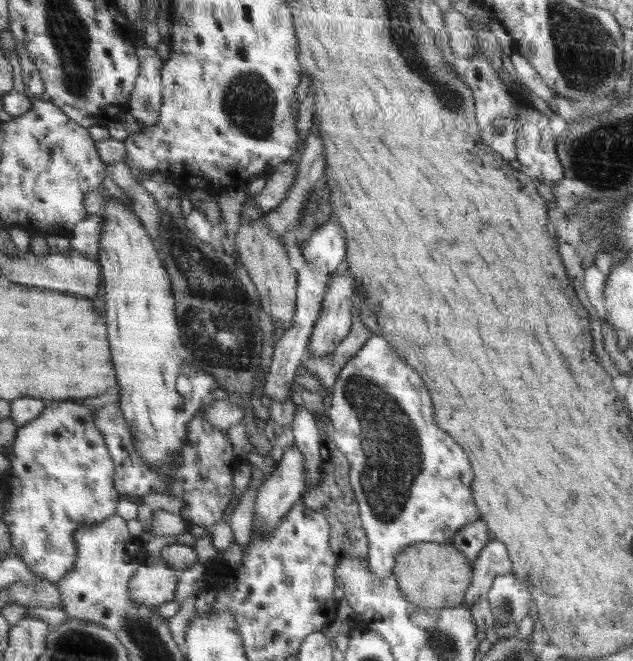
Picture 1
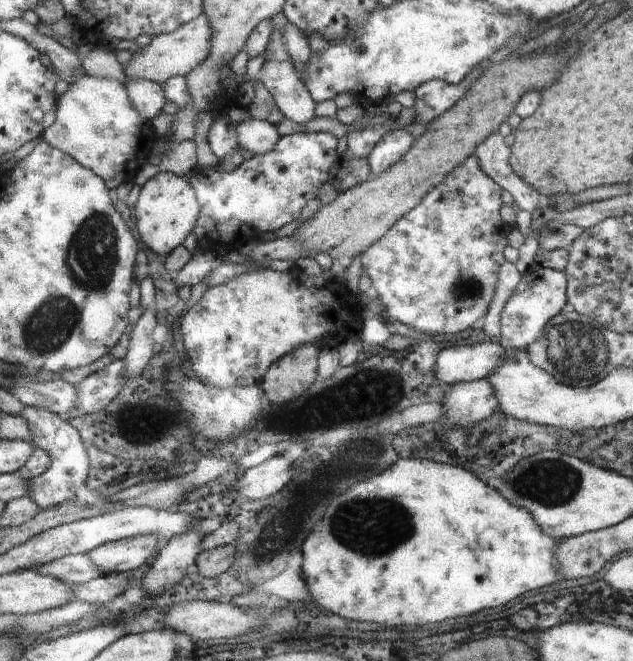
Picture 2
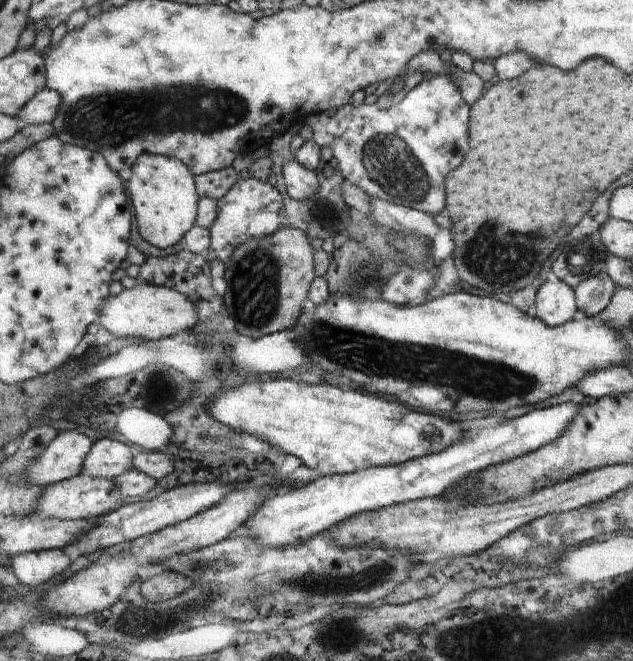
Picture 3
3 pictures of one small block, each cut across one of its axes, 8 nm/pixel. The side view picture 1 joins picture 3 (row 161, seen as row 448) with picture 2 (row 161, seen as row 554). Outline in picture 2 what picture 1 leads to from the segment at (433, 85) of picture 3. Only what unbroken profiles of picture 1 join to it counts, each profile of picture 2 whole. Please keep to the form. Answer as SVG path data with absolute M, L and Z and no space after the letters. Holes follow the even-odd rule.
M413 122L405 127L399 127L383 136L383 140L372 149L367 161L370 167L370 178L376 178L402 160L412 144L426 132L423 124Z

